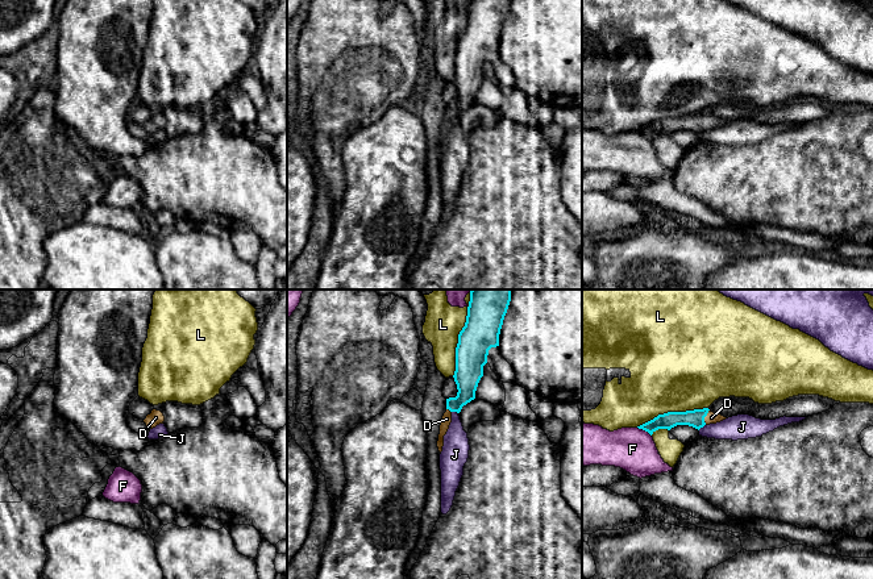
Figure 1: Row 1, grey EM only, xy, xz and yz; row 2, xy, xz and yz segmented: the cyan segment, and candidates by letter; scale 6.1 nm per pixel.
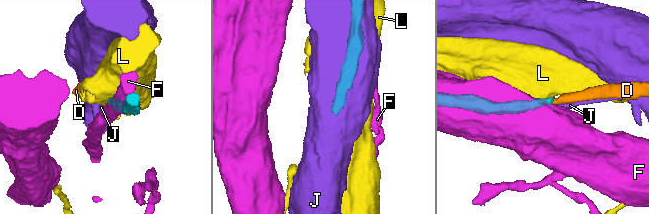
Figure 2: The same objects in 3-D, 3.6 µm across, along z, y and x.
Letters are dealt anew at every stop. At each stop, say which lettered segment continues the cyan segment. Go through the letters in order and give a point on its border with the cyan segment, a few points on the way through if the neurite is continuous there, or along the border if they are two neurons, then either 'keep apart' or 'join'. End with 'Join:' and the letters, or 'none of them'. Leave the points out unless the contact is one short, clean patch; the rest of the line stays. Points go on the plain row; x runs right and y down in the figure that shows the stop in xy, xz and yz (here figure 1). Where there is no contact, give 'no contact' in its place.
D: meets cyan in yz at (705, 121); runs through yz (695, 124), (705, 121), (711, 123); join
F: meets cyan in yz at (644, 134); keep apart
J: meets cyan in yz at (701, 132); keep apart
L: meets cyan in xz at (458, 41); keep apart
Join: D

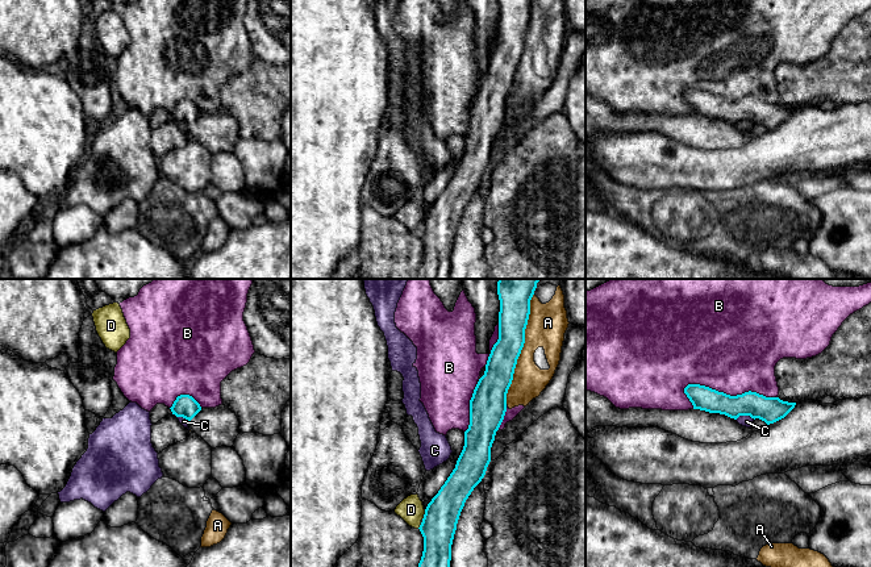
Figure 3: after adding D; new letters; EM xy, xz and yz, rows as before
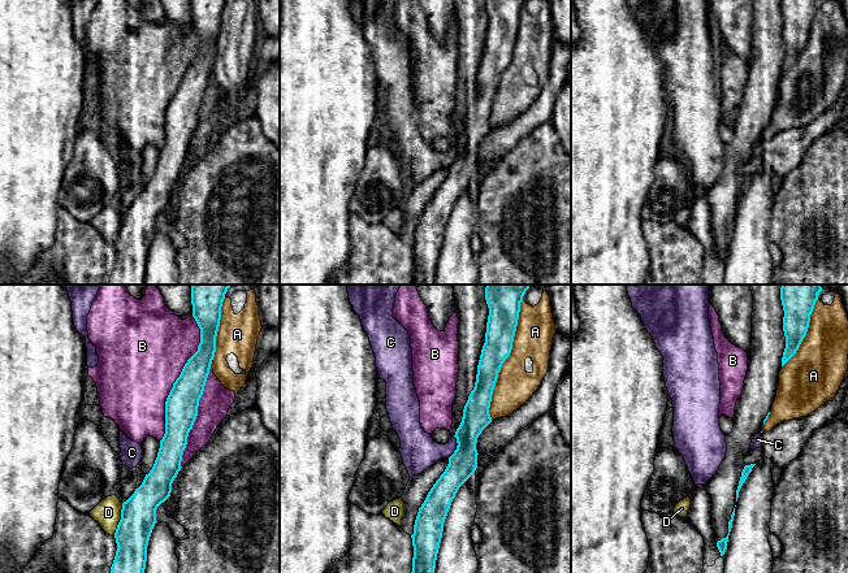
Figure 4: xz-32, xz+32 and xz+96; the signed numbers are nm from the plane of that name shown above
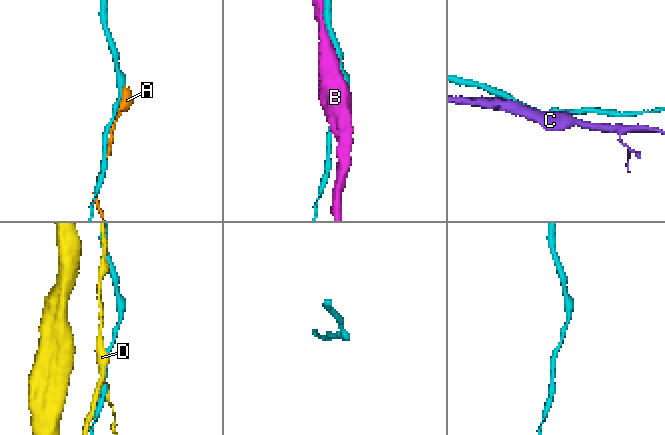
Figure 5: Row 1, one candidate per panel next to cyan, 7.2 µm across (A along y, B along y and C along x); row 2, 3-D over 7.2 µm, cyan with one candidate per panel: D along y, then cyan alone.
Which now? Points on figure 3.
A: meets cyan in xz at (521, 54); keep apart
B: meets cyan in yz at (729, 100); keep apart
C: meets cyan in yz at (745, 120); border along yz (736, 124), (740, 121), (754, 124); keep apart
D: meets cyan in xz at (424, 220); keep apart
Join: none of them

